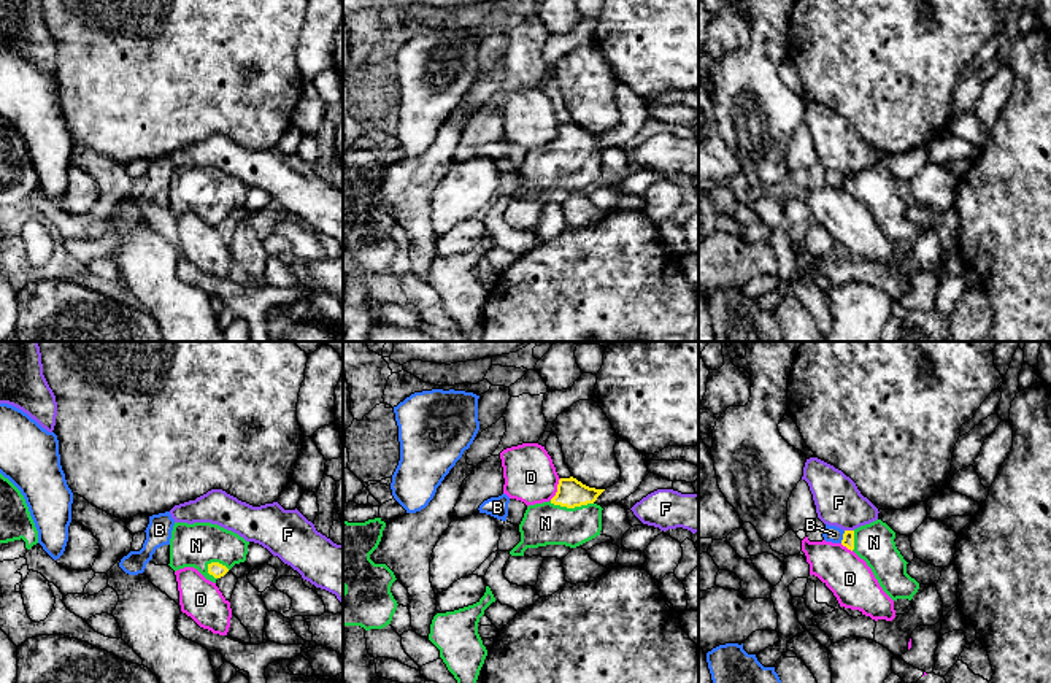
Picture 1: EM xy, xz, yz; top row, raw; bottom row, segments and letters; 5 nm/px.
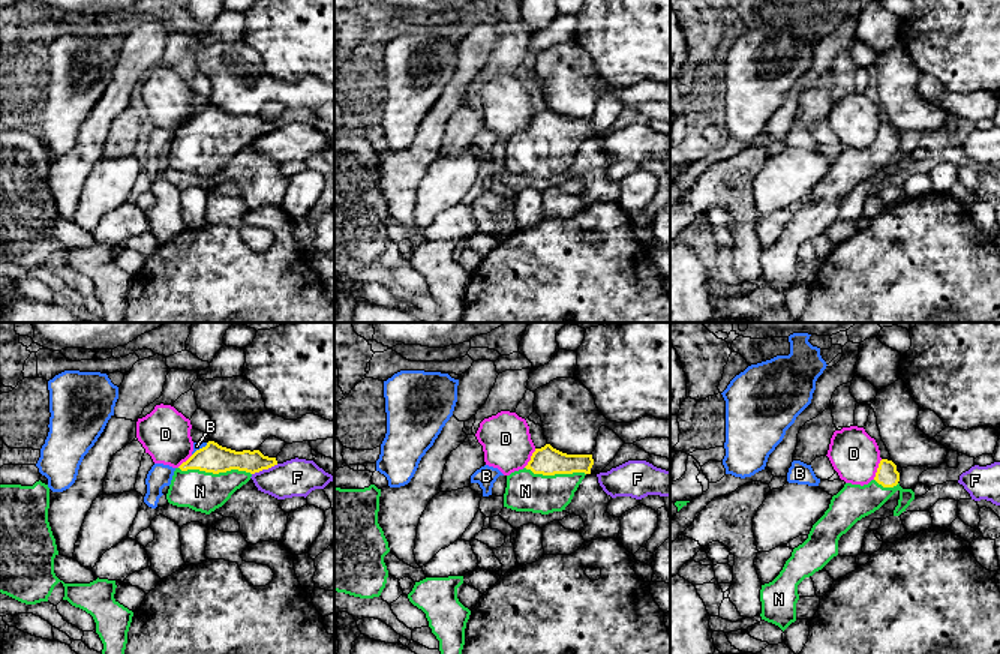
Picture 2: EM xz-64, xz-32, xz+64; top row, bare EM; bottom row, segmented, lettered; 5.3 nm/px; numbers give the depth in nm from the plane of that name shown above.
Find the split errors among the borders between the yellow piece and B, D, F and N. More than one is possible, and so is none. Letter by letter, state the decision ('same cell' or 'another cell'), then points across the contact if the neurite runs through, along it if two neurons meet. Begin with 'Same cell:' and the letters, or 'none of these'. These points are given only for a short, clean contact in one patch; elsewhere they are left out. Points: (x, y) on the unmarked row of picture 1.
Same cell: N
B: another cell; border along yz (845, 175), (840, 186)
D: another cell; border along xz (561, 123), (556, 137), (550, 143)
F: another cell
N: same cell; runs through xz (570, 137), (572, 151), (556, 167), (545, 167)

